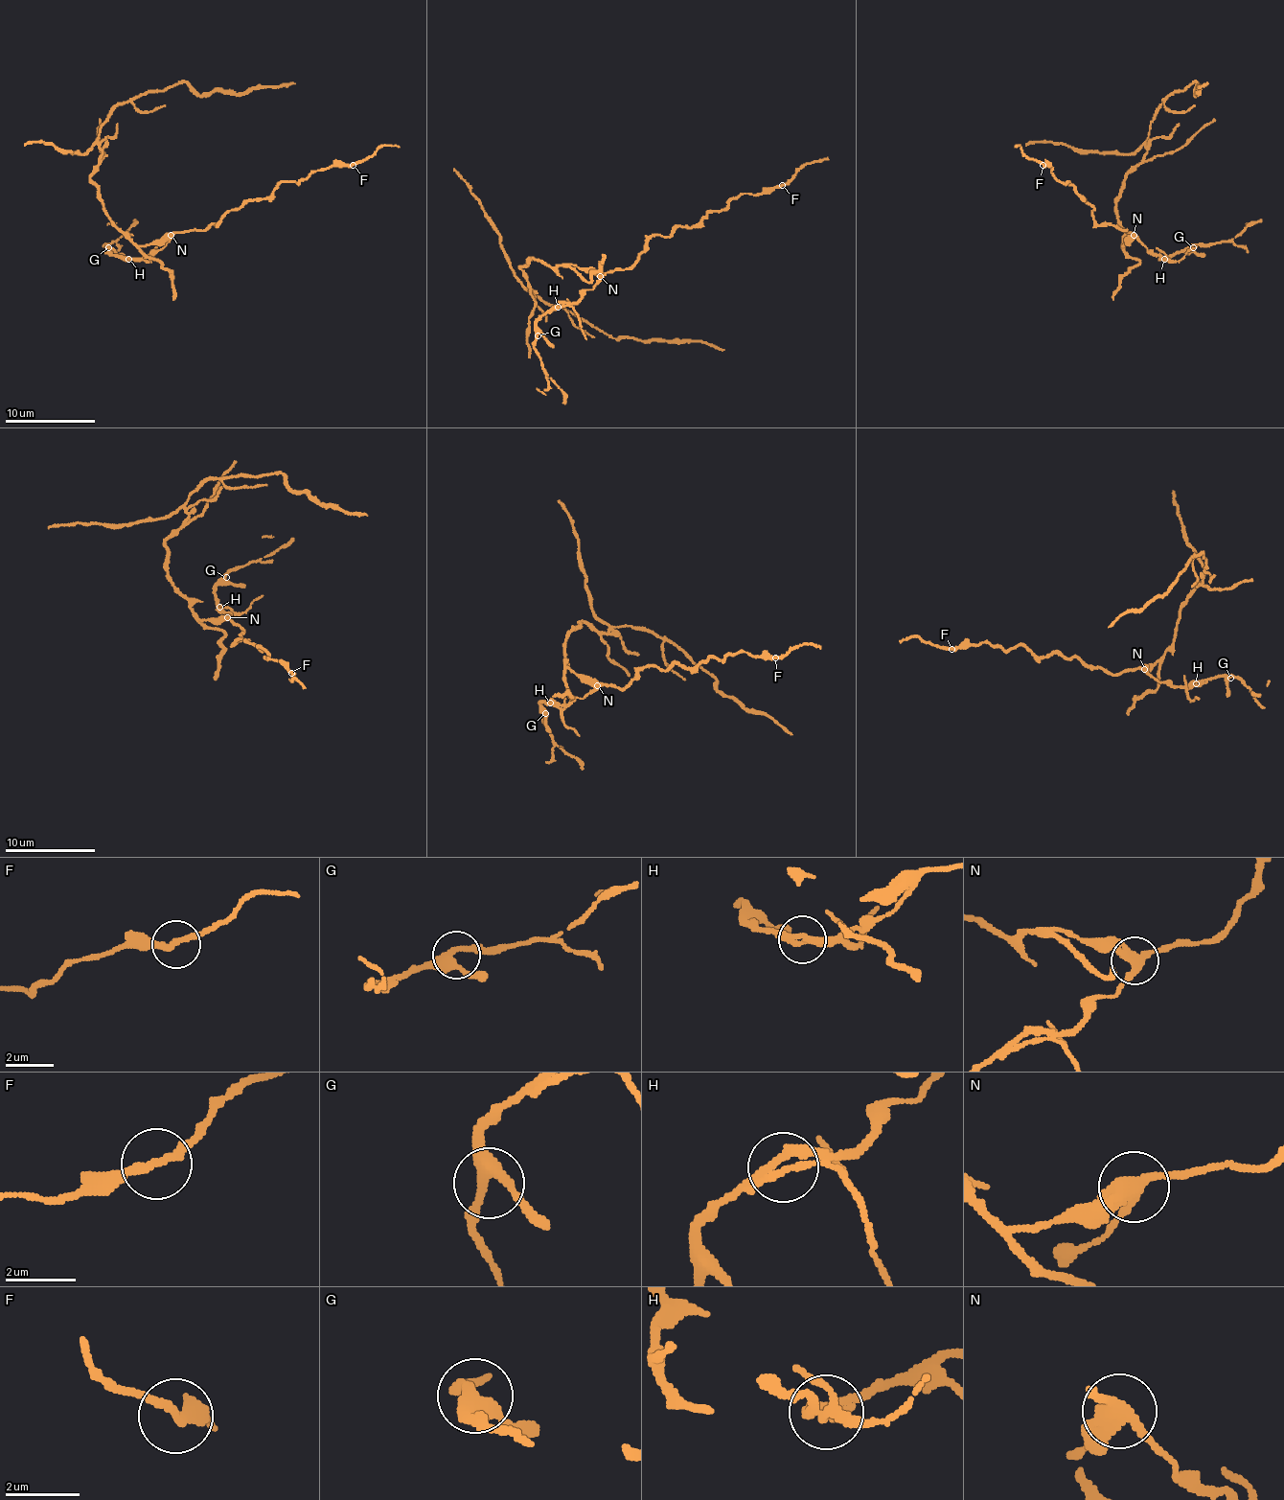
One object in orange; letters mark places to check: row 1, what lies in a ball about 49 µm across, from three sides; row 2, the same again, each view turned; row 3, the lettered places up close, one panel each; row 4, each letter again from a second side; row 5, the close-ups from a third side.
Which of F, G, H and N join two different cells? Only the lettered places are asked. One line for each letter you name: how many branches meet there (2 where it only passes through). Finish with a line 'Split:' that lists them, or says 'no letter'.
H: Branches: 2
N: Branches: 3
Split: H, N

